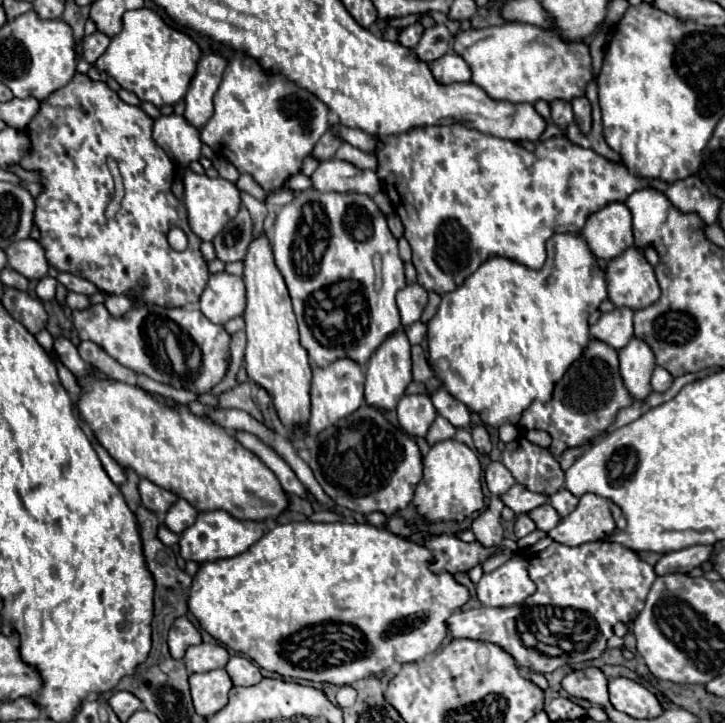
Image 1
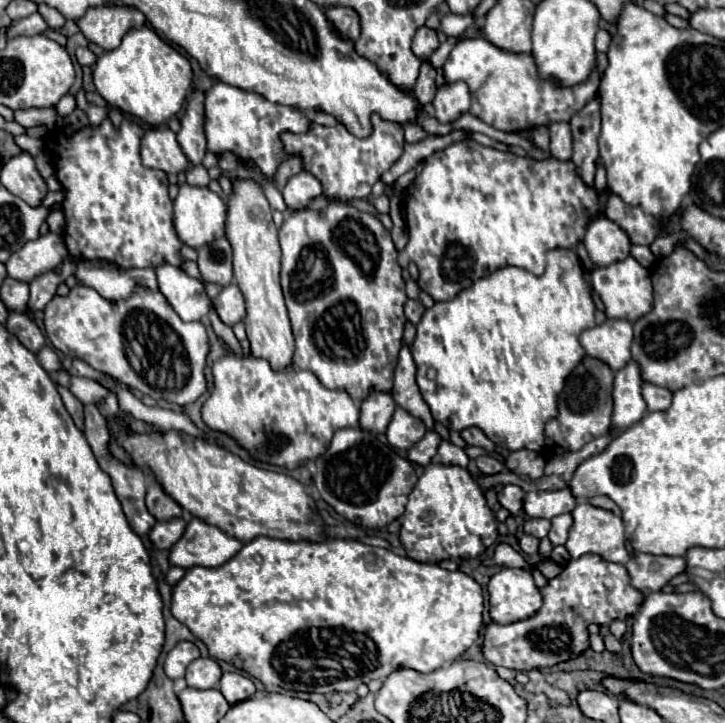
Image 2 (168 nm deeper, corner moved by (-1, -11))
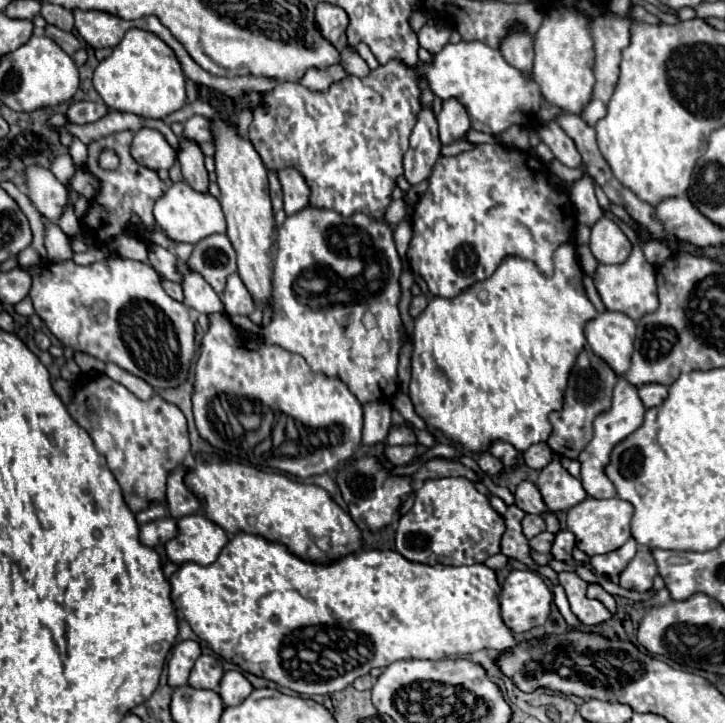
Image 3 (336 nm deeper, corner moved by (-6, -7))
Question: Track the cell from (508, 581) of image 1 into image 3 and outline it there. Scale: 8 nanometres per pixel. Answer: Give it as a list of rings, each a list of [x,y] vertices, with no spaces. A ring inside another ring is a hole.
[[[511,571],[501,591],[503,623],[515,631],[527,631],[543,625],[551,611],[553,595],[535,571]]]

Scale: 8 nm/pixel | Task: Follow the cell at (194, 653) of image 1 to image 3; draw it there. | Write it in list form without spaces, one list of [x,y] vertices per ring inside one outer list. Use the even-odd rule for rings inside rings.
[[[201,655],[195,661],[195,667],[191,669],[189,685],[195,687],[195,689],[213,689],[213,691],[217,691],[219,683],[221,683],[221,677],[223,677],[221,661],[213,655]]]

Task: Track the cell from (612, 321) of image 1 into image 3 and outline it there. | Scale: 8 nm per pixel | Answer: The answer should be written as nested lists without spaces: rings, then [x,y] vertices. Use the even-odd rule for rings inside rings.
[[[605,311],[585,323],[585,337],[595,355],[599,355],[617,375],[631,365],[635,321],[623,313]]]

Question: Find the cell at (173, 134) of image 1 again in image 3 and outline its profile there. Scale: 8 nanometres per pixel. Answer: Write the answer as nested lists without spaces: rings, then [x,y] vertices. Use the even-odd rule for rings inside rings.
[[[139,129],[131,143],[131,155],[137,163],[159,171],[169,169],[177,161],[175,149],[169,145],[169,141],[155,129]]]

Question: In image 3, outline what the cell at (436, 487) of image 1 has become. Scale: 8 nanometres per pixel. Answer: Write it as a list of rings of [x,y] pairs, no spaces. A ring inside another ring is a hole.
[[[465,477],[427,479],[415,495],[415,505],[401,517],[397,527],[397,551],[425,565],[473,565],[497,555],[501,535],[505,531],[503,517],[491,507],[489,499]]]

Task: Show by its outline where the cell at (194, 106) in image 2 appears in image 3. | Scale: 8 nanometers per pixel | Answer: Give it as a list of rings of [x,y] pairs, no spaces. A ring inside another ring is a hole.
[[[179,137],[179,151],[177,151],[181,171],[185,181],[195,189],[195,191],[207,191],[209,185],[209,175],[205,169],[205,155],[197,143],[187,143],[187,139]]]

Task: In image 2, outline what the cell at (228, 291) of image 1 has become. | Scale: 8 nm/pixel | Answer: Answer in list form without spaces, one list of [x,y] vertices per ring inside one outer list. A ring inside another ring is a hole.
[[[236,283],[224,287],[224,289],[220,291],[220,295],[212,301],[212,305],[216,307],[220,319],[222,319],[226,325],[230,325],[230,327],[232,327],[234,323],[242,321],[244,315],[246,315],[246,311],[244,311],[244,295],[242,295],[242,291],[238,289]]]

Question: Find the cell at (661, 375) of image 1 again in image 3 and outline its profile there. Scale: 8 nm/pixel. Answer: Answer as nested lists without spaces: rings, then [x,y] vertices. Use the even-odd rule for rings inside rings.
[[[645,383],[643,387],[639,387],[639,397],[647,409],[657,407],[659,403],[663,403],[663,399],[667,399],[667,387],[659,383]]]

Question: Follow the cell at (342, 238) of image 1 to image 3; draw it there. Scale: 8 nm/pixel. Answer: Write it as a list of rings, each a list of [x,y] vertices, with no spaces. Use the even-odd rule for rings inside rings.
[[[305,207],[287,217],[277,231],[273,271],[275,307],[271,323],[261,329],[263,343],[297,353],[313,371],[341,379],[361,403],[385,397],[391,401],[399,391],[397,361],[403,347],[403,323],[399,315],[401,271],[403,265],[395,249],[393,229],[387,223],[375,223],[375,219],[359,213],[343,217],[337,211]],[[367,315],[373,317],[371,327],[365,323]]]

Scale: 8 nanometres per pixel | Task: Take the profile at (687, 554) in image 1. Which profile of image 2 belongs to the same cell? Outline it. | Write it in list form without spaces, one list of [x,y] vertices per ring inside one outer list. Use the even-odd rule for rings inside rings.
[[[634,553],[624,567],[628,571],[630,585],[646,597],[660,591],[674,575],[682,573],[686,569],[686,561],[682,557]]]

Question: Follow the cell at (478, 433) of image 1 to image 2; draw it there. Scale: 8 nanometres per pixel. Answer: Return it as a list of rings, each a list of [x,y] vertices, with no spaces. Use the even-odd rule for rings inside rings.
[[[482,455],[476,459],[476,465],[478,469],[484,473],[484,475],[492,475],[492,473],[498,473],[502,469],[502,463],[490,455]]]

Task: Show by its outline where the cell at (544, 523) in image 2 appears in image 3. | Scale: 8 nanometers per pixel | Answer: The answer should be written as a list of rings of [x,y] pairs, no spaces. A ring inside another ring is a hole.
[[[525,515],[523,517],[523,535],[527,539],[535,537],[541,531],[545,531],[545,521],[541,515]]]

